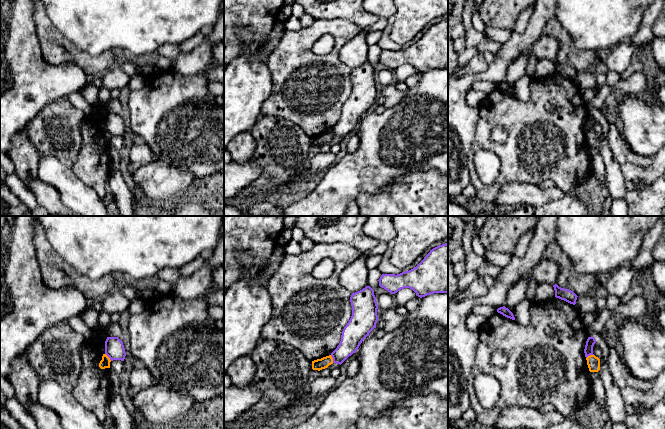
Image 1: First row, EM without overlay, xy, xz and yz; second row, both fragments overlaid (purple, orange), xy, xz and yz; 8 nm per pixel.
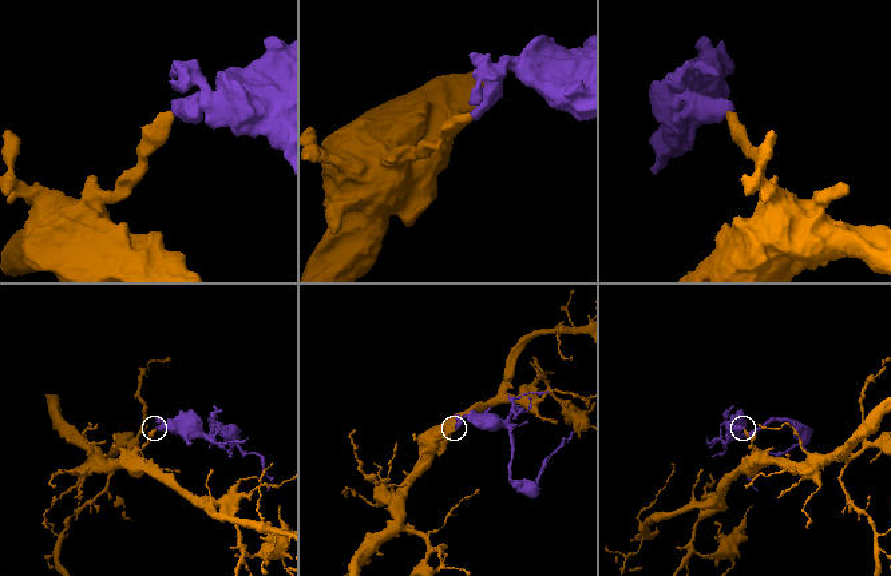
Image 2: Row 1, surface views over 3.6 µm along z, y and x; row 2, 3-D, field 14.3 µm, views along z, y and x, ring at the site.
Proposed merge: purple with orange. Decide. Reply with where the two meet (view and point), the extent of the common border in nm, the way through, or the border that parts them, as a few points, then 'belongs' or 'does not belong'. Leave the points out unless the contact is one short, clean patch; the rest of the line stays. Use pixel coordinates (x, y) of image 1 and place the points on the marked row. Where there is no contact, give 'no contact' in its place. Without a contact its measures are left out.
contact xz (333, 359); length 70 nm; border xz (330, 355), (333, 362); does not belong

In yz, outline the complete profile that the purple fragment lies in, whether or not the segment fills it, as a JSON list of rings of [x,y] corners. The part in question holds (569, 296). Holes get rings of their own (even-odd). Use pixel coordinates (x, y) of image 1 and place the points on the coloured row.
[[[557,284],[553,285],[554,290],[555,290],[555,297],[559,298],[561,300],[564,300],[570,304],[575,305],[576,304],[576,300],[577,300],[577,295],[568,289],[564,289],[559,287]]]

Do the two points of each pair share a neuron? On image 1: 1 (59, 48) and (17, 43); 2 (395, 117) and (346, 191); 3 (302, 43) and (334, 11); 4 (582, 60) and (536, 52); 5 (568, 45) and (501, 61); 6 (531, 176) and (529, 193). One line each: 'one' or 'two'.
1: two
2: one
3: two
4: two
5: two
6: two

